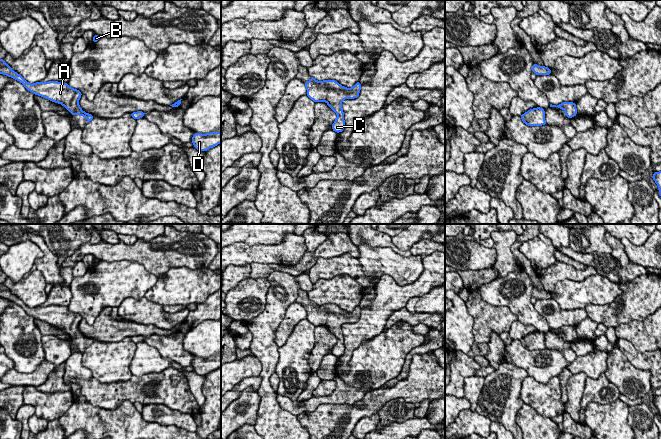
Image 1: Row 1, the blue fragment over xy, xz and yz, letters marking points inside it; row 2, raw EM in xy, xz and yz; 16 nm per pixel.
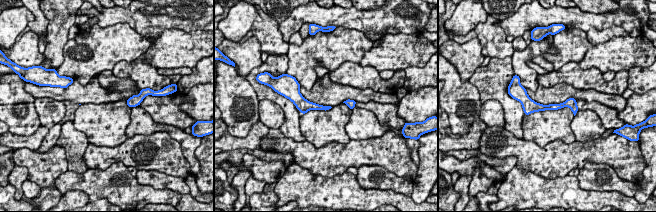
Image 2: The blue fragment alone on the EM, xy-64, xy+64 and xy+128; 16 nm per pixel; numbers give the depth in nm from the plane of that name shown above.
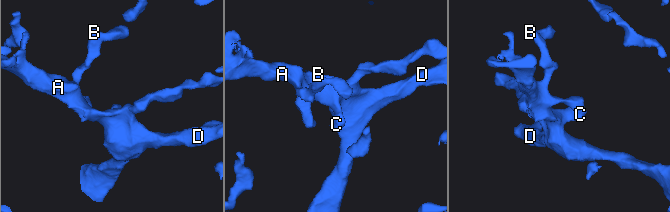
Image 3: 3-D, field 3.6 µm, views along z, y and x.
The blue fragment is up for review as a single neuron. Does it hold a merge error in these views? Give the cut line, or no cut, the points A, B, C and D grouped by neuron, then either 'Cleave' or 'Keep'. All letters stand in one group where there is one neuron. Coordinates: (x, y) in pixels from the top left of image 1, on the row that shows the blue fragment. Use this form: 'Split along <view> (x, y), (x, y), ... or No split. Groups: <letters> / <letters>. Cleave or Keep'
No split. Groups: A B C D. Keep

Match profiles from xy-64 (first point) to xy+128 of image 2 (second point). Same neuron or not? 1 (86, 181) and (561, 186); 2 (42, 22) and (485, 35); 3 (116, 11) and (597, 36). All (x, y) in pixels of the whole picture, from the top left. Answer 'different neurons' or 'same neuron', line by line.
1: same neuron
2: same neuron
3: different neurons

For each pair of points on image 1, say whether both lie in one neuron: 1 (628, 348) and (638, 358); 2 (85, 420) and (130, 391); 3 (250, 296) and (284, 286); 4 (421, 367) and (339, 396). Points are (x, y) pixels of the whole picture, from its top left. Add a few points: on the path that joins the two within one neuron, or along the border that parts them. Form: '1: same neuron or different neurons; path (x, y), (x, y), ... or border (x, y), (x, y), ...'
1: same neuron; path (630, 350), (636, 356)
2: different neurons; border (124, 400), (113, 409), (103, 409), (90, 404)
3: different neurons; border (267, 278), (270, 287), (266, 305), (259, 313)
4: different neurons; border (368, 391), (360, 399)

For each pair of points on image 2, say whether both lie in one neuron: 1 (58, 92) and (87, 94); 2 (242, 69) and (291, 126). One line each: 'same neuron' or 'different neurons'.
1: same neuron
2: different neurons

